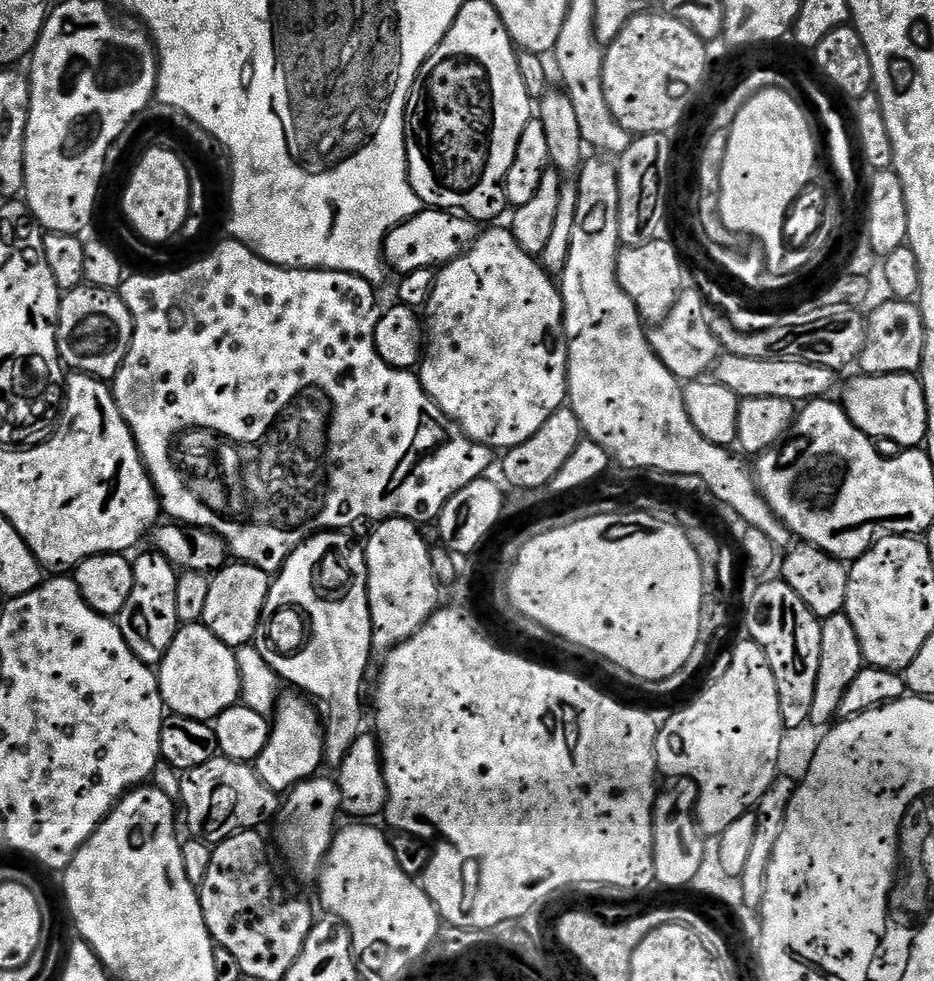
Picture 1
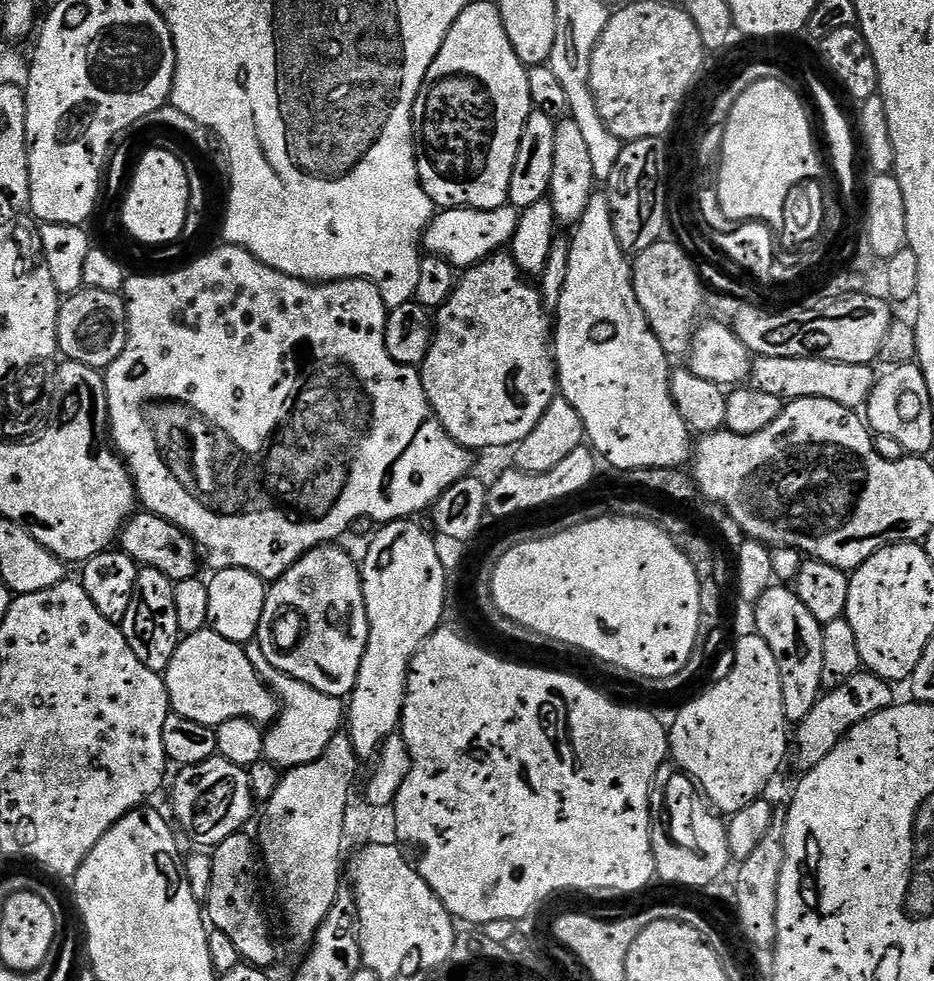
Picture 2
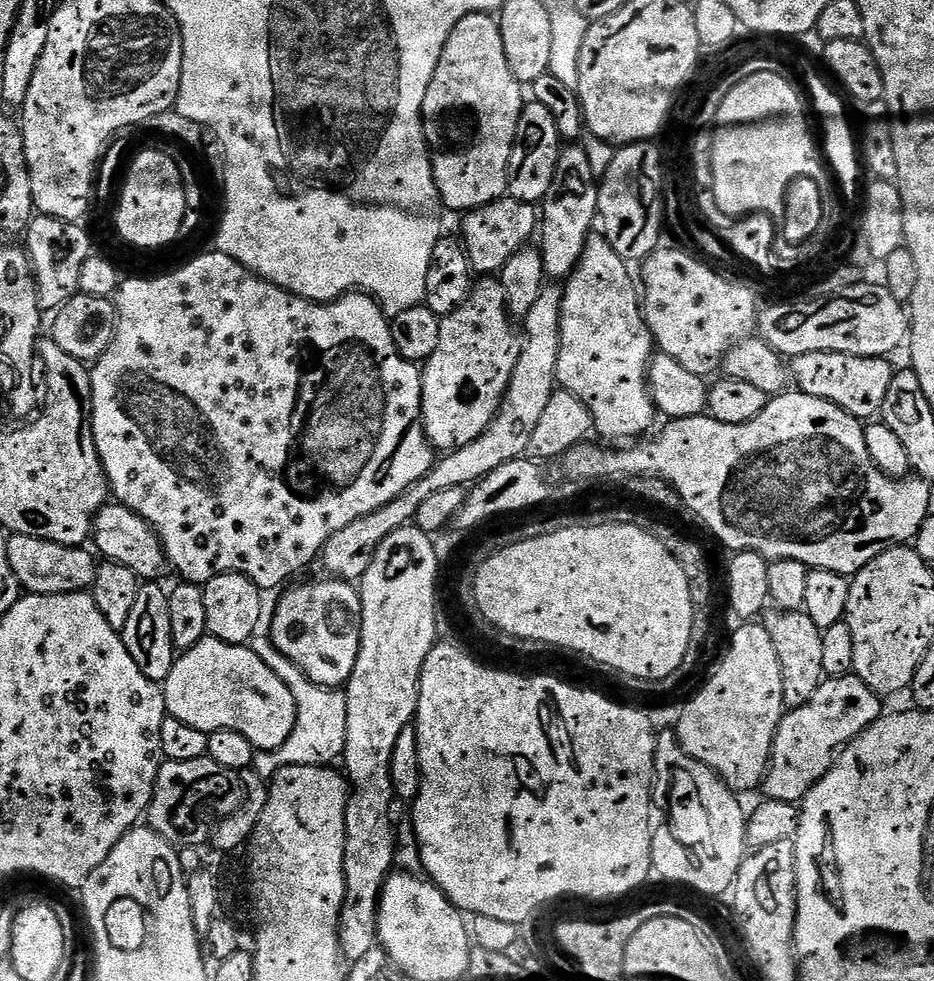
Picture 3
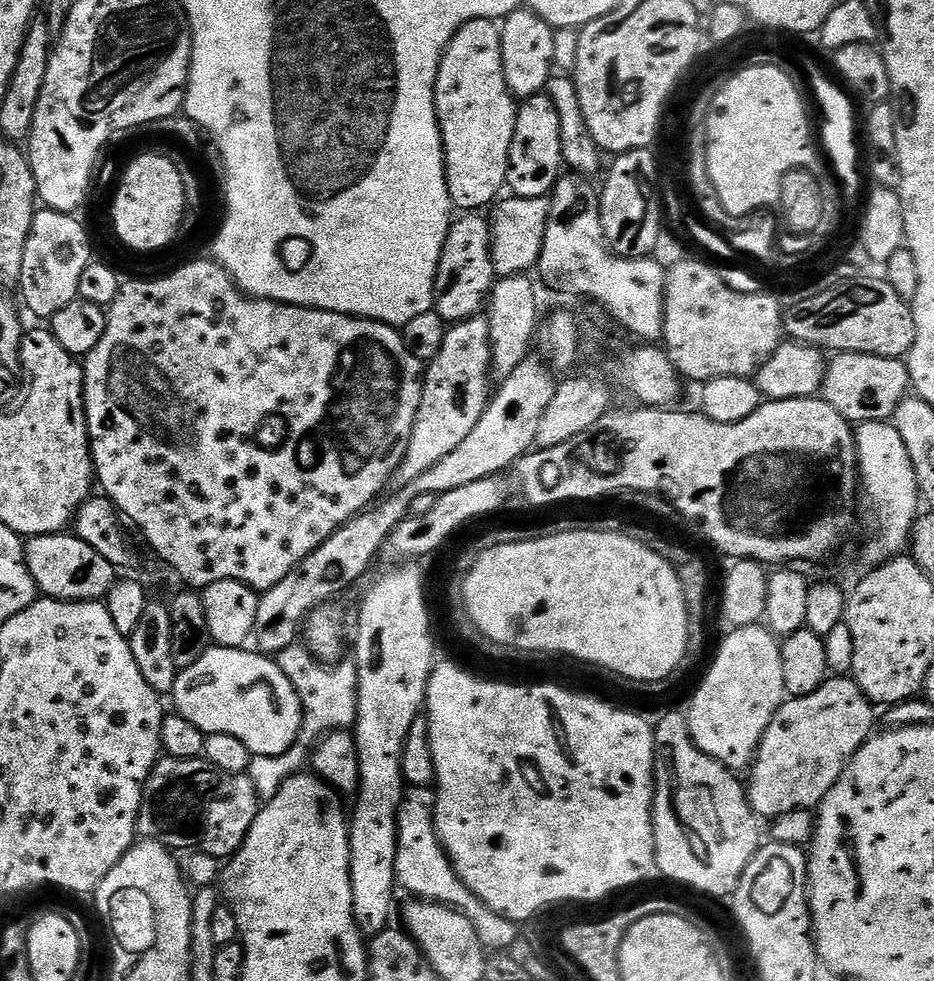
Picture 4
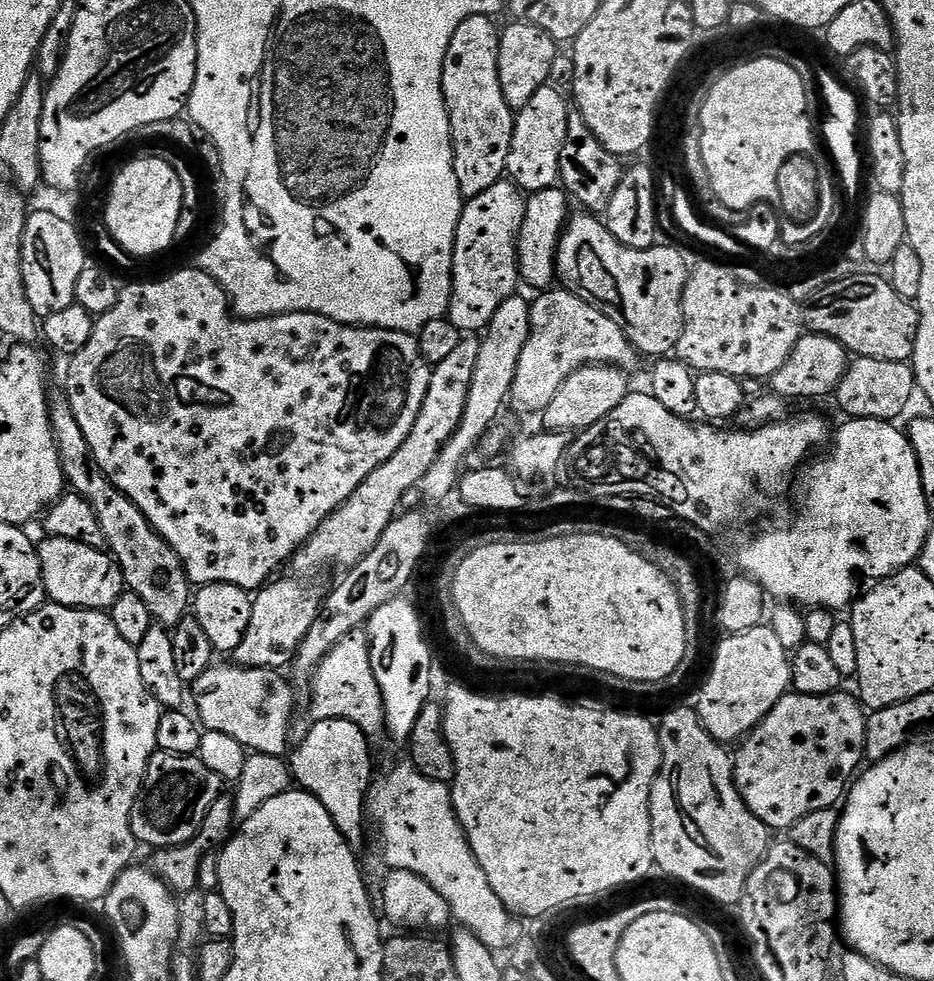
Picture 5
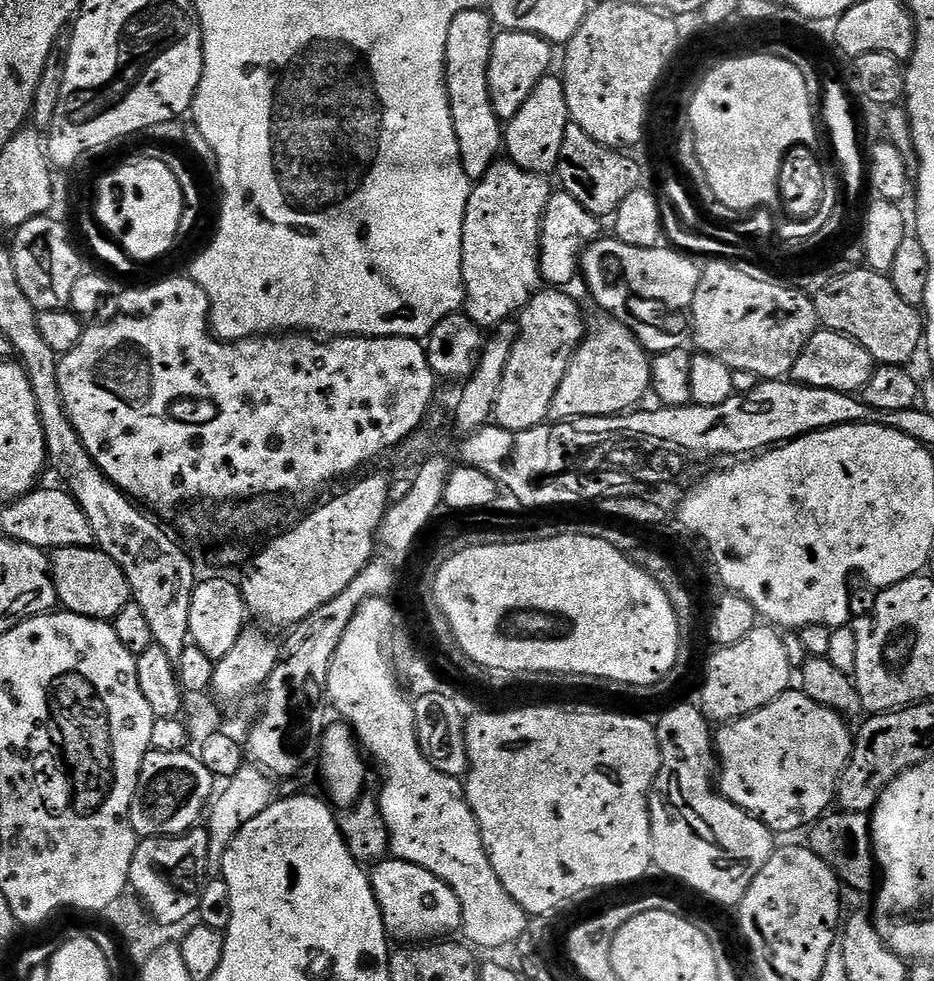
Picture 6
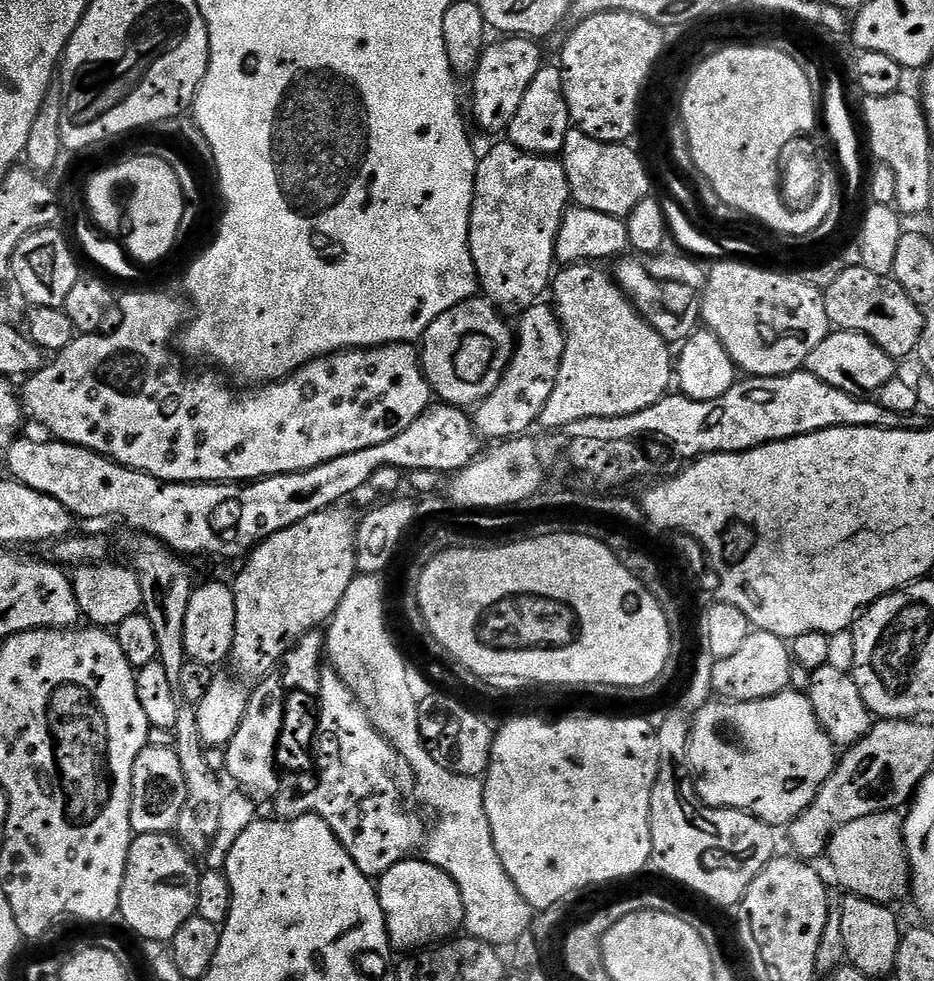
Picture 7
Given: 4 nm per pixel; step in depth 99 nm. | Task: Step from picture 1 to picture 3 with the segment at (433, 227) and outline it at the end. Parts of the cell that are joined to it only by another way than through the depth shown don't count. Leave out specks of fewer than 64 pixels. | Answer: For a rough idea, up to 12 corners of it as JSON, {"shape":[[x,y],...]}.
{"shape":[[501,198],[463,217],[473,273],[499,274],[538,232],[536,204]]}

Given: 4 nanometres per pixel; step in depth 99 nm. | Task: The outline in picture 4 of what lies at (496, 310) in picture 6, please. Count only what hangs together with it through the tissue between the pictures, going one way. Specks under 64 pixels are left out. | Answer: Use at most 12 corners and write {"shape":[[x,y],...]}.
{"shape":[[487,215],[453,219],[436,275],[445,325],[485,311],[496,267]]}

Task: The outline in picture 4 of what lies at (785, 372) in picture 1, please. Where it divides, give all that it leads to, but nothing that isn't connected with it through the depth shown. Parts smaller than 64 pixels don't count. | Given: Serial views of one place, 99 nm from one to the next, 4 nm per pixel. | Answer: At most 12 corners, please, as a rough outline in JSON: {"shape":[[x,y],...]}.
{"shape":[[837,352],[822,398],[849,424],[891,421],[909,395],[895,356]]}

